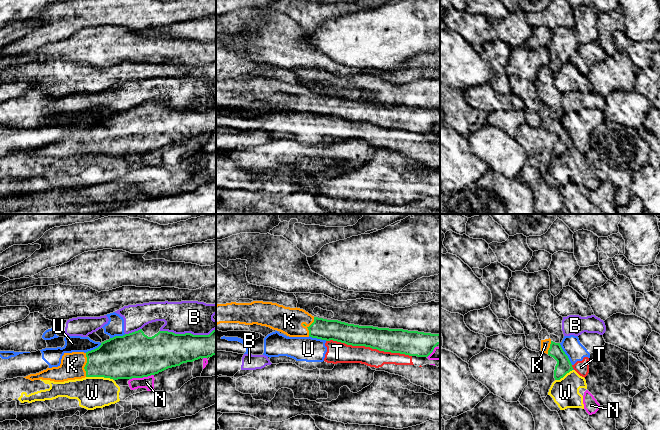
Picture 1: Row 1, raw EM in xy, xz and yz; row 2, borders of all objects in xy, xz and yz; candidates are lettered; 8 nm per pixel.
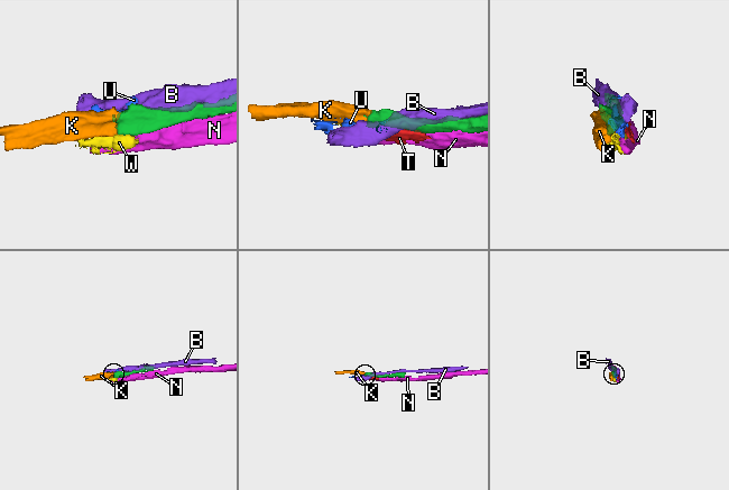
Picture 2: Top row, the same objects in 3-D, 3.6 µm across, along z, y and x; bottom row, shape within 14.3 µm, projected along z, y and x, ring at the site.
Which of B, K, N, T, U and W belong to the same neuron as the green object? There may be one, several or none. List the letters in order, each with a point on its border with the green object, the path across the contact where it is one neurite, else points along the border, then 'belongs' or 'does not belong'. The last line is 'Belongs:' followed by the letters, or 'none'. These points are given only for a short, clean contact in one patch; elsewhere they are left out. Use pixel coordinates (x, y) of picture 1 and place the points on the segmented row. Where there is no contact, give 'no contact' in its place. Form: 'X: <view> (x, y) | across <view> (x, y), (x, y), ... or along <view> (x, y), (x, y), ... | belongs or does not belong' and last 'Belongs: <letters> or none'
B: xy (187, 333) | does not belong
K: xz (309, 326) | across xz (323, 329), (309, 326), (289, 321) | belongs
N: xy (141, 377) | does not belong
T: xz (369, 346) | does not belong
U: yz (565, 354) | along yz (559, 343), (572, 364) | does not belong
W: xy (100, 376) | along xy (86, 376), (103, 376), (113, 380) | does not belong
Belongs: K

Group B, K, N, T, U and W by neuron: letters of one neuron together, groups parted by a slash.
B / K / N W / T U

